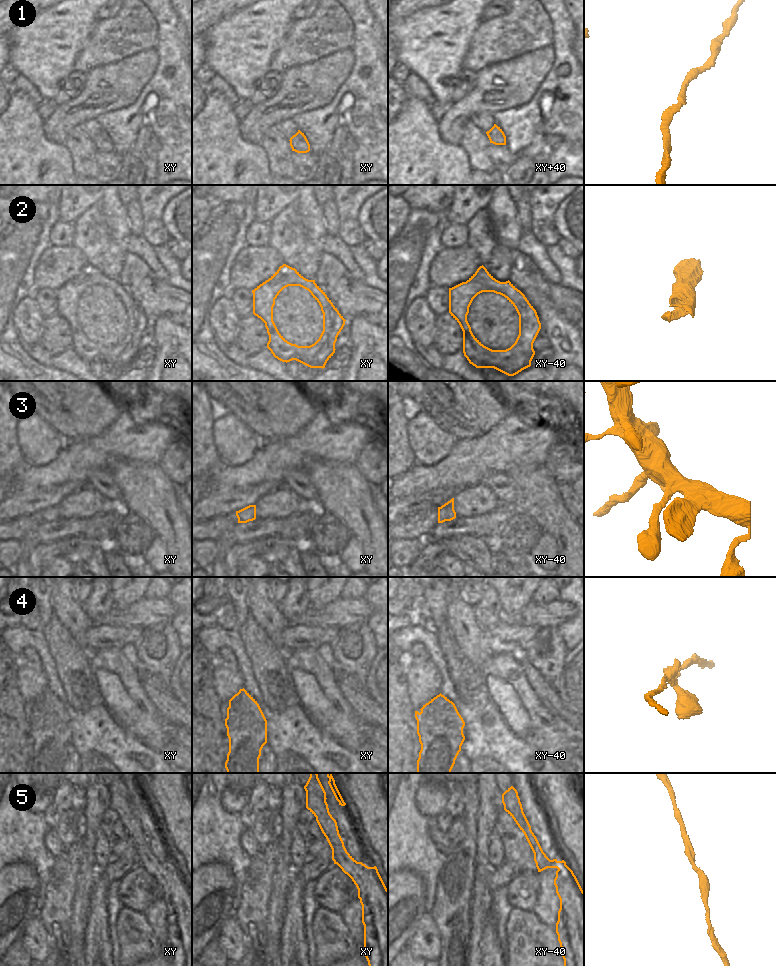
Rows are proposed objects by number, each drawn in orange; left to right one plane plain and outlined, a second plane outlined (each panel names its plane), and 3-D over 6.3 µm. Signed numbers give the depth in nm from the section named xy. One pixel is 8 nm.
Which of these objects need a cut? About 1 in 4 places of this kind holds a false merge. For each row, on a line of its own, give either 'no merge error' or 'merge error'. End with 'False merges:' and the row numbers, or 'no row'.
1: no merge error
2: no merge error
3: no merge error
4: merge error
5: no merge error
False merges: 4

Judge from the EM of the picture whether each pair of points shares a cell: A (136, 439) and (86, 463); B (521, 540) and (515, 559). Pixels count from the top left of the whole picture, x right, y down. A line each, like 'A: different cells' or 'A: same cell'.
A: same cell
B: different cells

